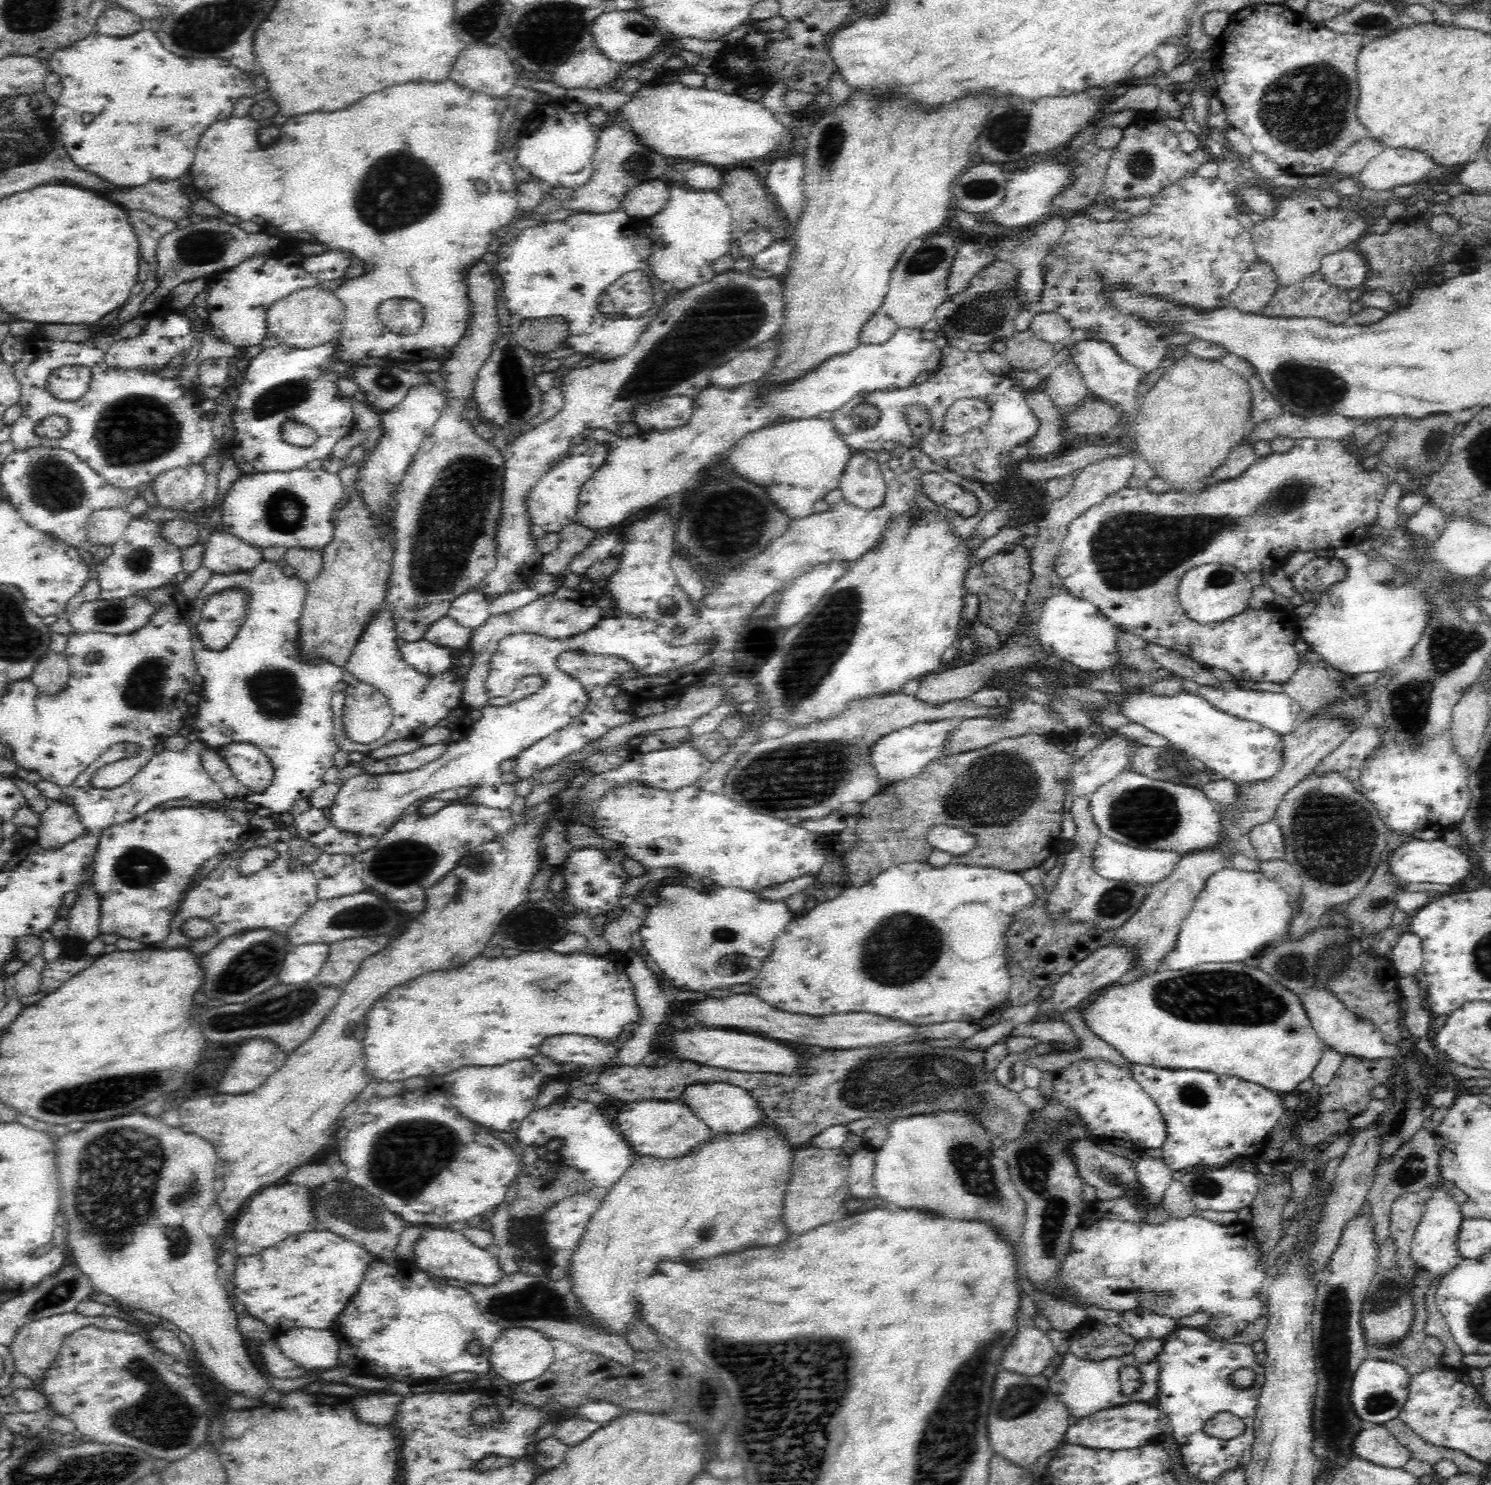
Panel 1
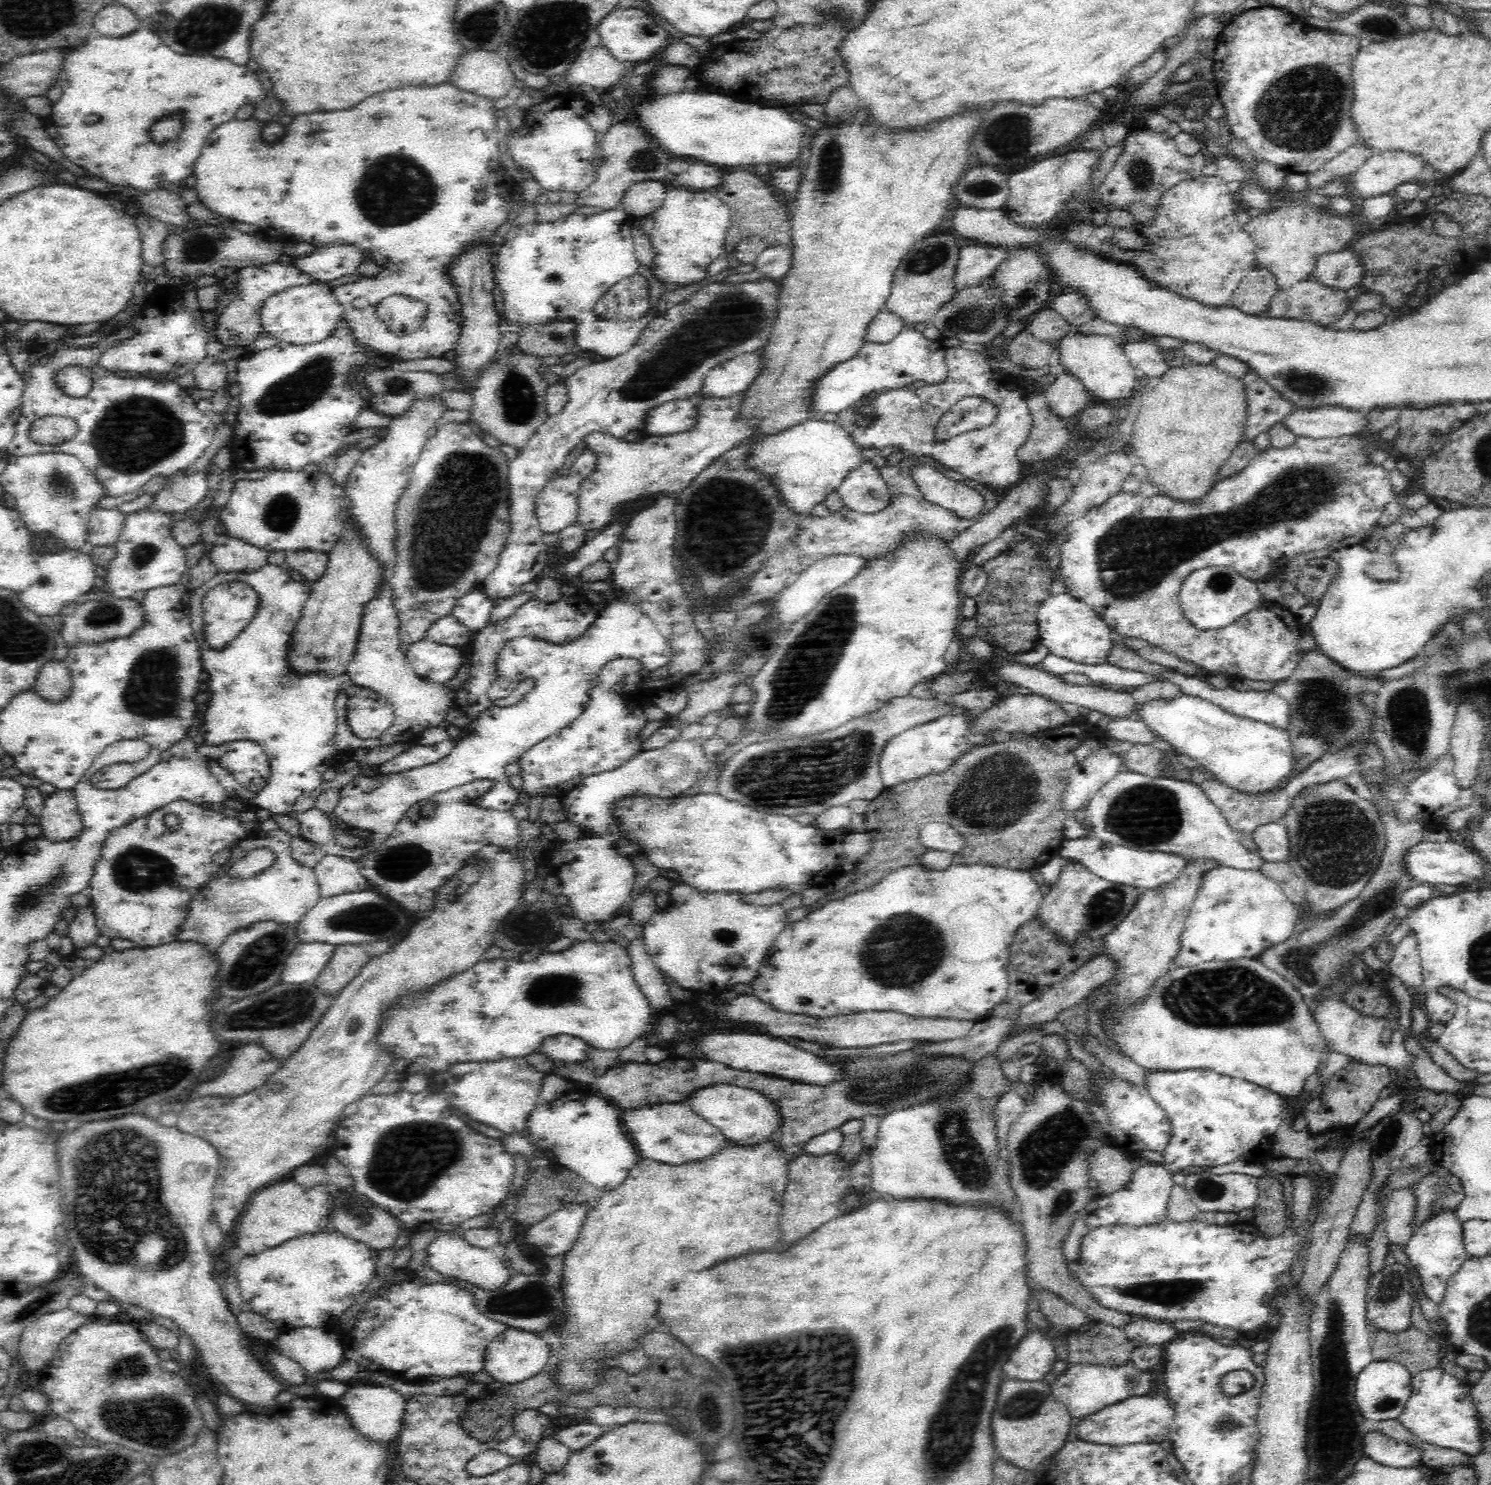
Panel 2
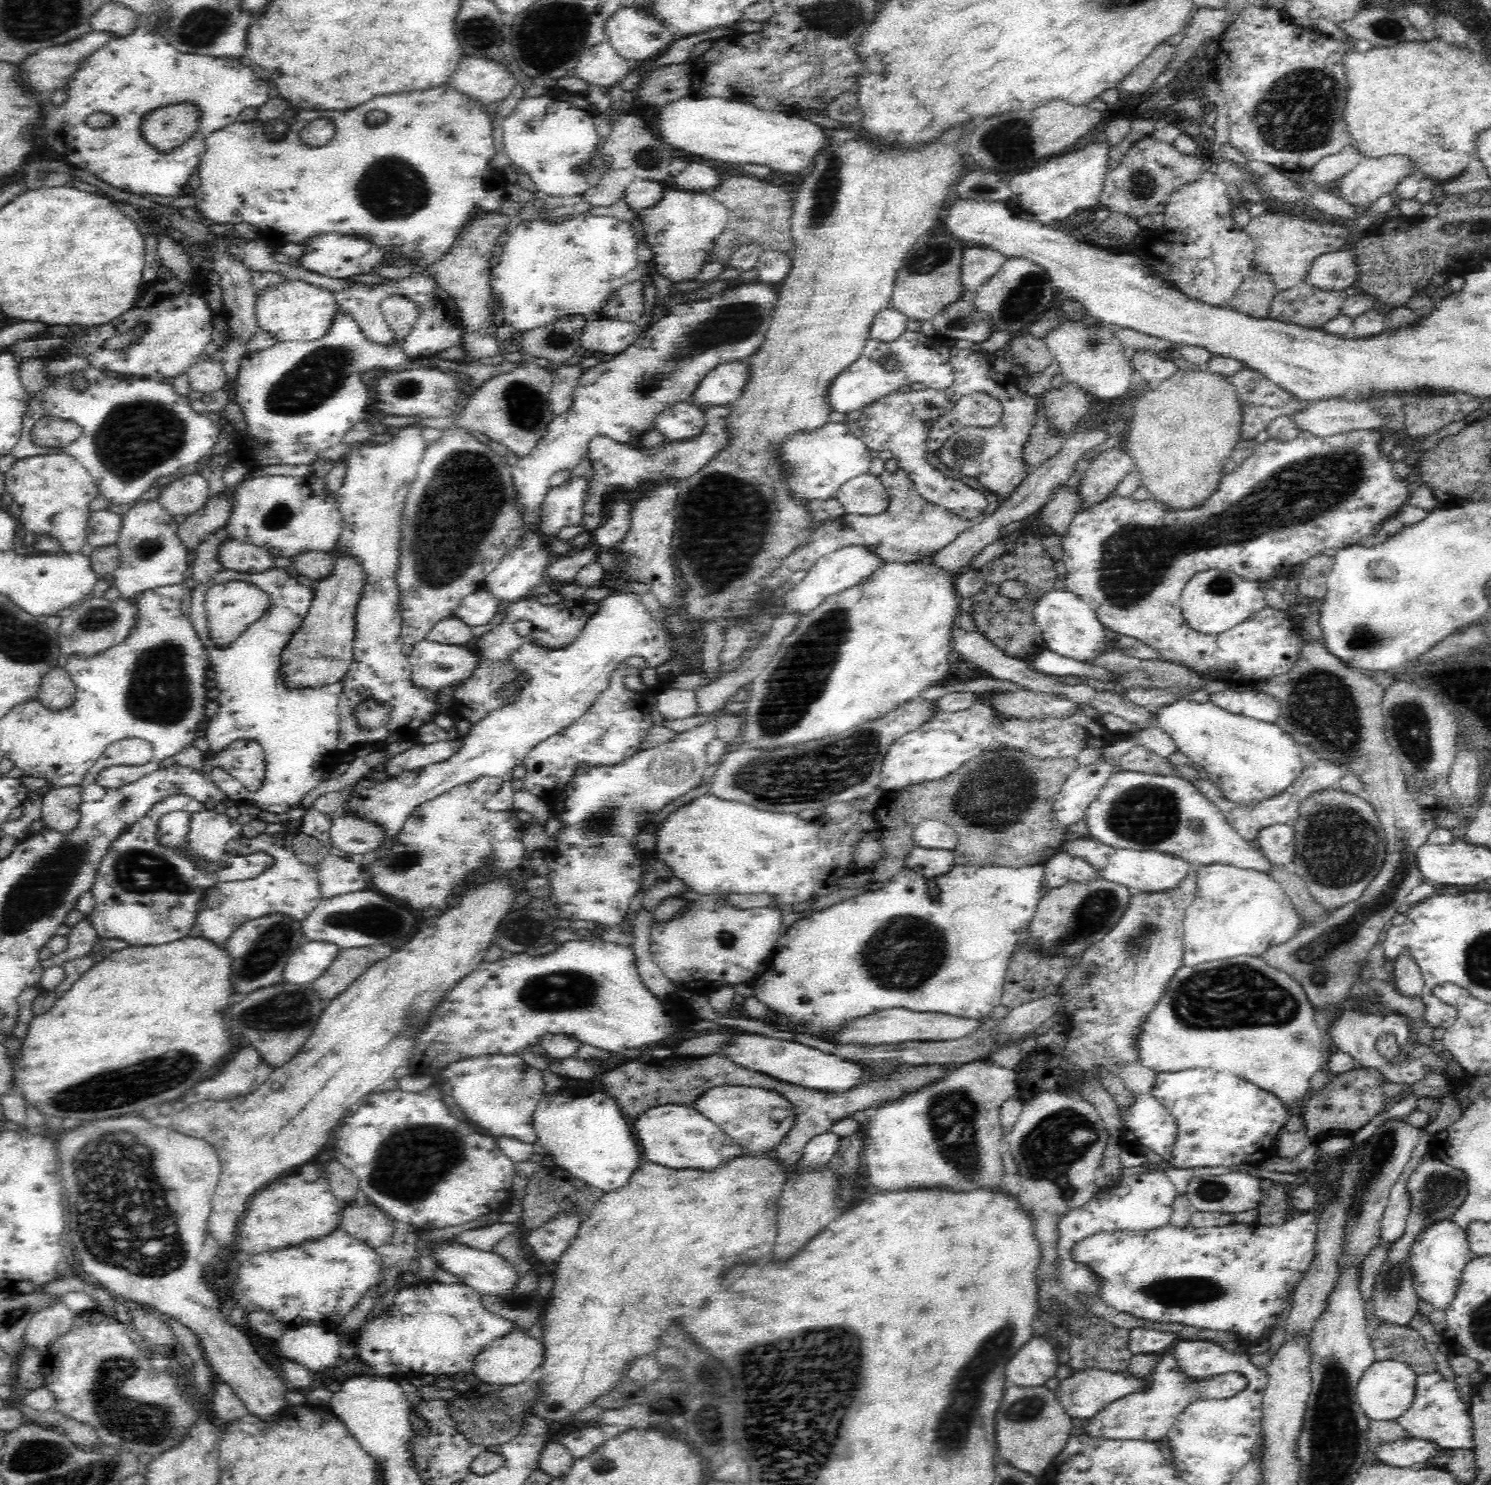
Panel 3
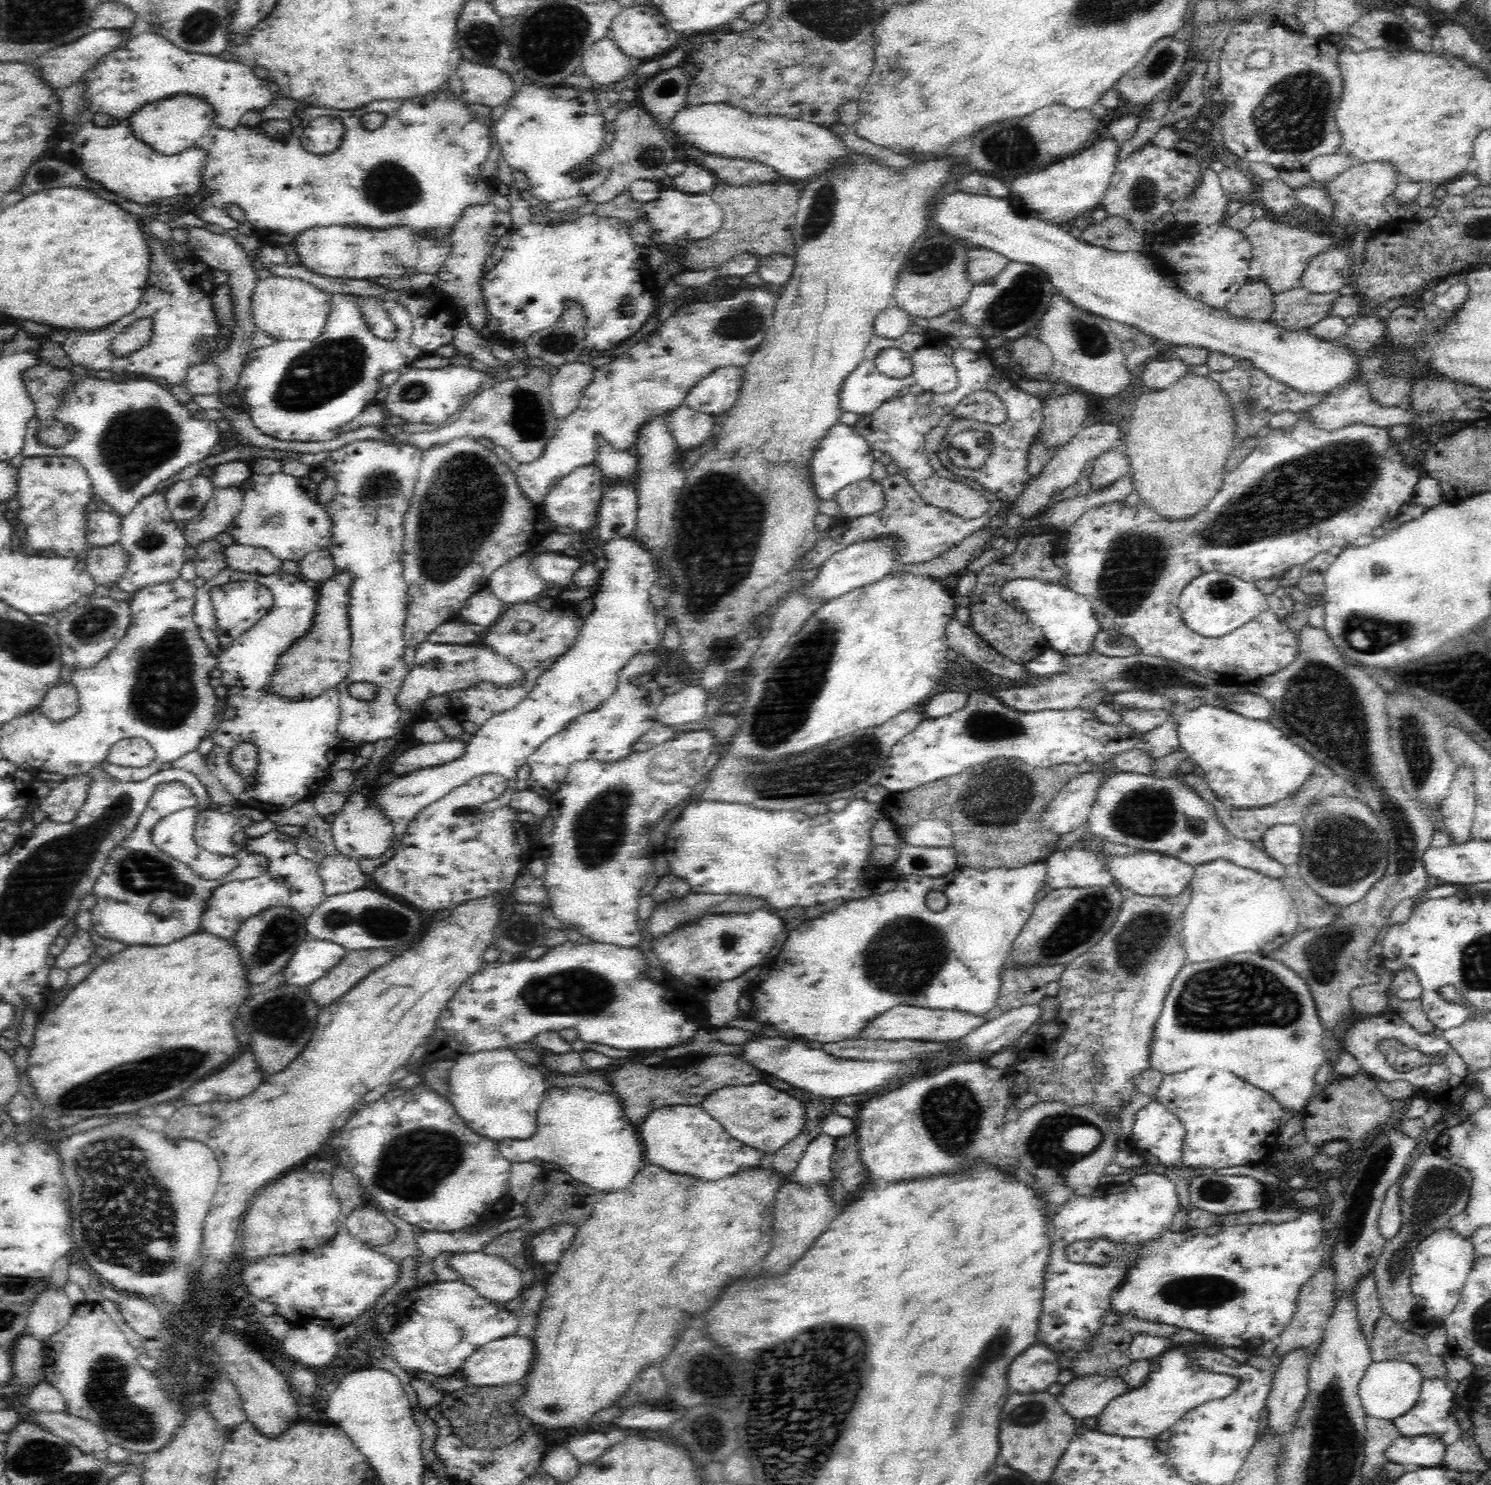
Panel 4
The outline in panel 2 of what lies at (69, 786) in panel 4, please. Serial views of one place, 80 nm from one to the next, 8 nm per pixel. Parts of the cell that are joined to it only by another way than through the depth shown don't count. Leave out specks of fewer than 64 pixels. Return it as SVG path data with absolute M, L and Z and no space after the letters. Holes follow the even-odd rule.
M57 789L54 794L48 795L44 811L39 817L42 828L40 835L50 842L72 840L84 830L78 806L69 789Z

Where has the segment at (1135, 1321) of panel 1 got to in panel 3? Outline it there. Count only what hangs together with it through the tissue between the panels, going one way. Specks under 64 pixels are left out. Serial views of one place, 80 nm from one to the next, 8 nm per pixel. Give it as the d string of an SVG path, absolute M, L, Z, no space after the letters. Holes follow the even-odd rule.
M1146 1325L1132 1327L1129 1330L1129 1343L1132 1354L1147 1352L1167 1352L1177 1341L1174 1331L1154 1329Z

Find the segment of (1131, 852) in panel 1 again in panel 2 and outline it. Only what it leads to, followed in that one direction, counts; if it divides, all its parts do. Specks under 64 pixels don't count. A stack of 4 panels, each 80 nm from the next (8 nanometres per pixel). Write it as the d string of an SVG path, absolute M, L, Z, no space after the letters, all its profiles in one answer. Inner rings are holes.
M1086 837L1064 838L1059 854L1065 859L1080 859L1088 869L1104 880L1141 889L1151 889L1170 882L1180 874L1187 861L1183 856L1166 851L1136 850L1134 847L1115 845L1100 838Z

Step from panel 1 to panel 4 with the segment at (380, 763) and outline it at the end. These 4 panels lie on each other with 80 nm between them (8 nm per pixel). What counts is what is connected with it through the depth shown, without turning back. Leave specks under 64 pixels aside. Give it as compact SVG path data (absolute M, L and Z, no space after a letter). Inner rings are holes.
M457 738L449 742L422 743L408 747L406 751L390 762L389 770L394 774L403 775L413 770L446 764L465 753L466 743Z

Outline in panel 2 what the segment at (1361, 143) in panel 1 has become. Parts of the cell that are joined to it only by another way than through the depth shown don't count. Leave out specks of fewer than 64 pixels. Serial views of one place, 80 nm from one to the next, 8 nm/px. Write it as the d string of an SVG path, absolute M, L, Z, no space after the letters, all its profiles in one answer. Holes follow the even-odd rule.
M1364 144L1349 146L1330 162L1326 162L1320 170L1307 173L1308 189L1317 190L1334 179L1344 179L1346 176L1354 174L1376 152L1379 151Z

